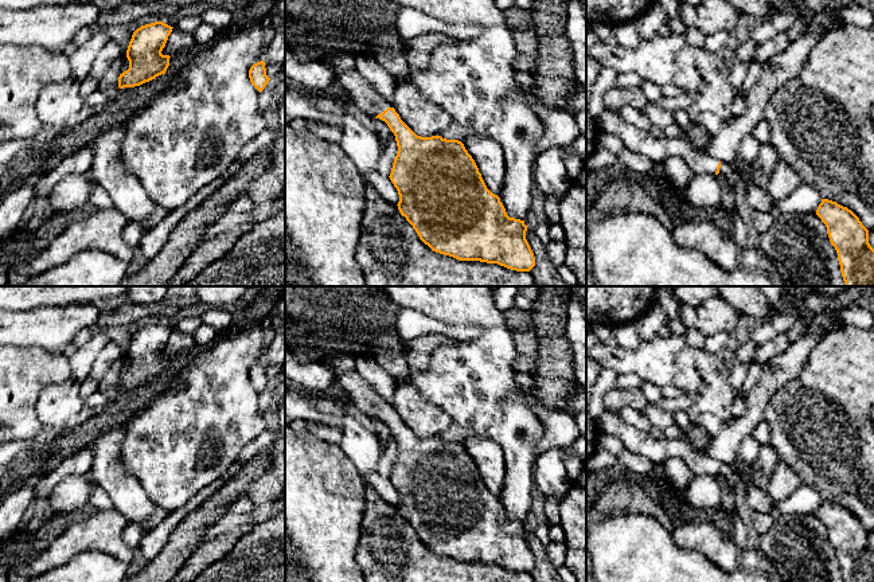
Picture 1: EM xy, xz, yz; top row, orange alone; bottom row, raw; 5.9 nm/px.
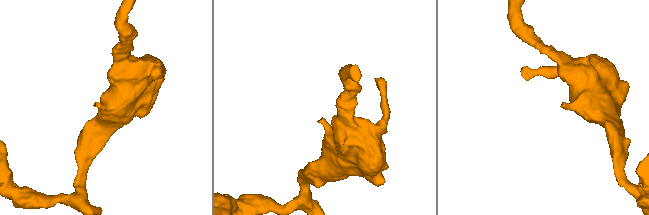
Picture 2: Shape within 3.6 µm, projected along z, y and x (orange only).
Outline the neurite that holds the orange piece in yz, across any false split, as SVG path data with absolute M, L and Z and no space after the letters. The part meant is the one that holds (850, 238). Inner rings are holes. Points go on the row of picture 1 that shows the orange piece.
M822 199L816 215L827 227L831 245L838 253L838 261L846 286L874 286L874 249L869 243L869 230L847 207Z

